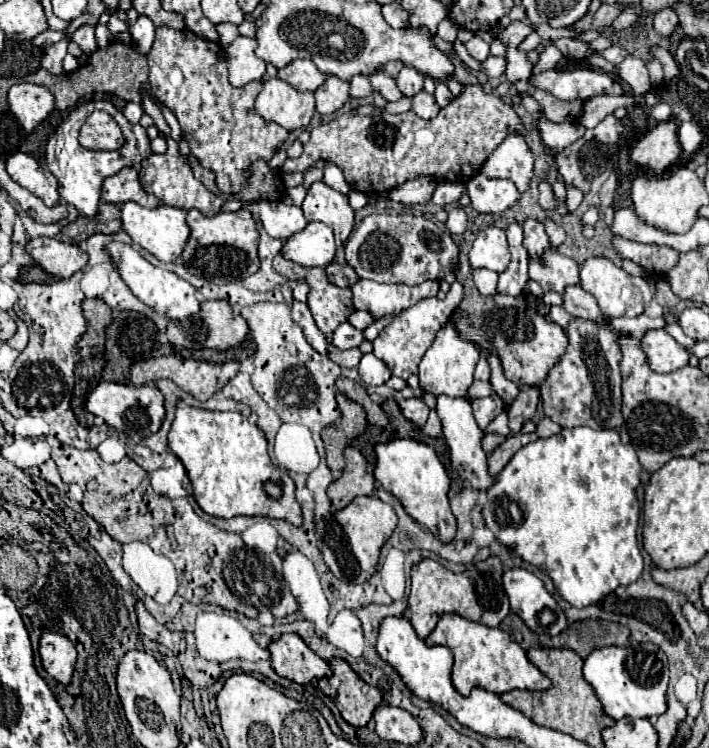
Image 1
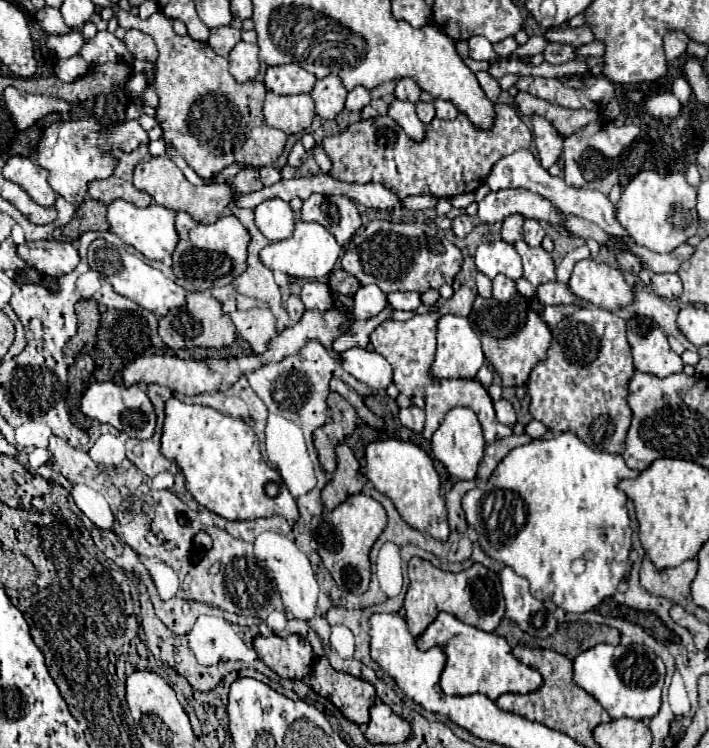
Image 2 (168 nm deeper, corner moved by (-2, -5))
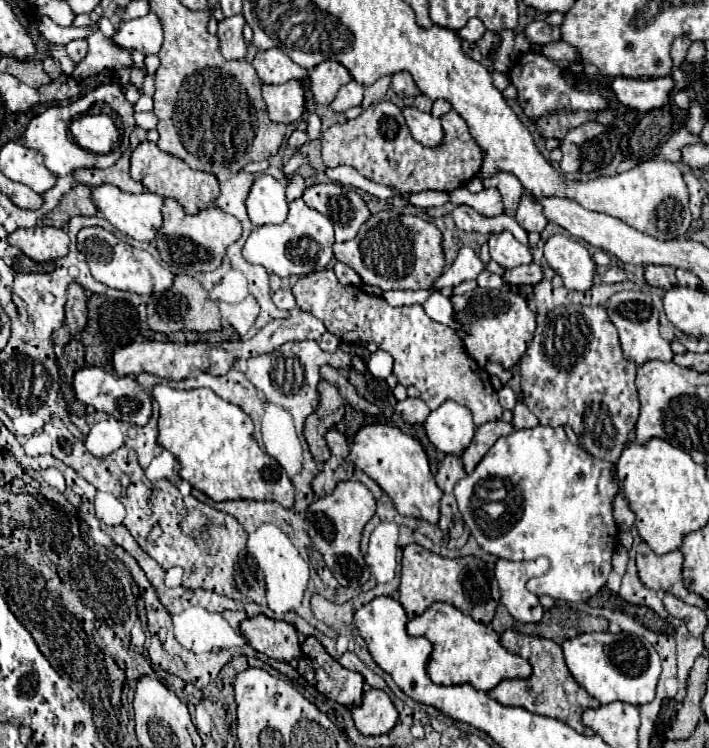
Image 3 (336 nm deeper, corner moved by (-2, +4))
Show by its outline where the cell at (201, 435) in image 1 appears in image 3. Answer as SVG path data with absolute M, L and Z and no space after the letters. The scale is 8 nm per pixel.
M156 385L152 391L160 405L158 443L174 453L180 463L180 477L194 489L206 493L212 501L276 501L290 509L294 505L294 487L280 463L260 449L254 439L252 419L212 389L170 389Z

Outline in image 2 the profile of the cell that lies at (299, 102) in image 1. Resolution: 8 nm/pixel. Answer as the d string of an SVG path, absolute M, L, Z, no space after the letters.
M272 90L266 92L264 100L264 118L268 126L278 128L286 134L306 132L314 120L314 102L310 94L282 96Z

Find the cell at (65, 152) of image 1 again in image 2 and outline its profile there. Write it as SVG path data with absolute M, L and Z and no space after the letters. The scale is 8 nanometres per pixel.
M82 118L74 122L52 124L38 142L38 164L48 170L48 182L56 194L70 204L82 204L88 196L88 184L98 178L110 178L118 160L110 154L112 146L122 148L126 154L134 152L140 144L148 144L150 138L138 122L102 124L98 118Z

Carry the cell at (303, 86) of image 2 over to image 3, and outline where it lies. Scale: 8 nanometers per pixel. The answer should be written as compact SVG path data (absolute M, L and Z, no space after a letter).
M276 47L256 53L252 65L264 83L274 83L274 85L280 85L290 79L300 79L304 77L304 73L308 73L304 67L296 65L286 53L282 53Z

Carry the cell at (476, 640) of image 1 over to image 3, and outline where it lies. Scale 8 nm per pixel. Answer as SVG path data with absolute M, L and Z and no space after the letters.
M434 603L422 615L408 621L406 631L410 635L422 635L432 643L430 661L426 665L428 677L438 685L462 685L470 683L480 691L494 689L504 679L528 679L532 667L520 655L506 651L500 645L496 631L488 631L484 623L476 623L470 615L460 613L448 603Z

